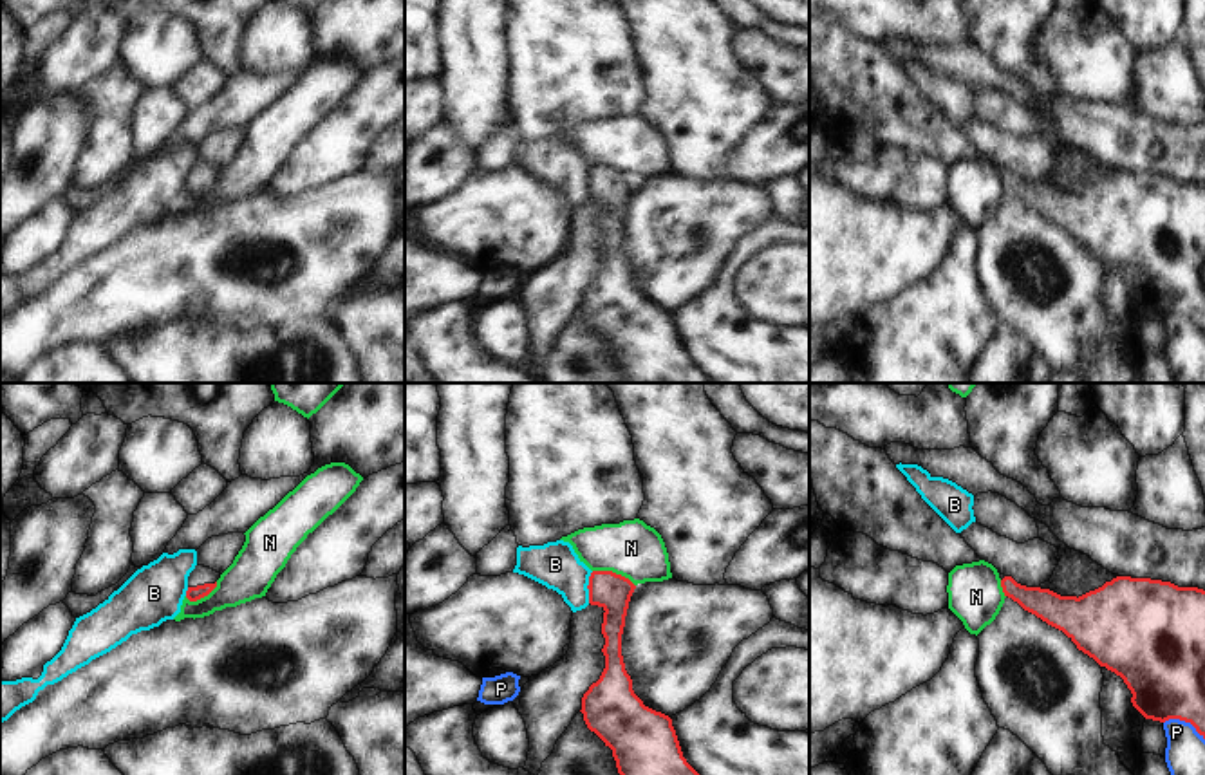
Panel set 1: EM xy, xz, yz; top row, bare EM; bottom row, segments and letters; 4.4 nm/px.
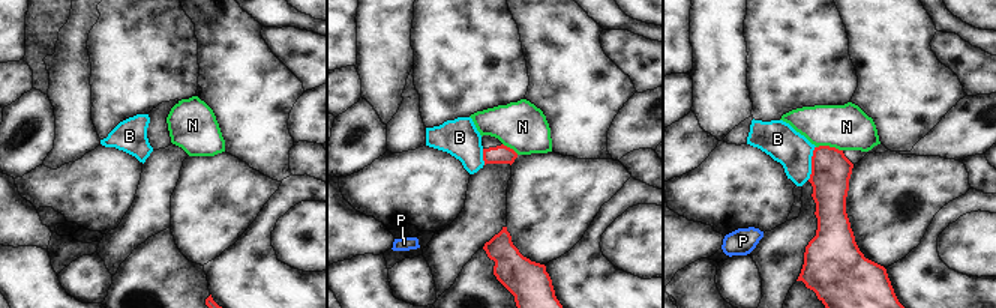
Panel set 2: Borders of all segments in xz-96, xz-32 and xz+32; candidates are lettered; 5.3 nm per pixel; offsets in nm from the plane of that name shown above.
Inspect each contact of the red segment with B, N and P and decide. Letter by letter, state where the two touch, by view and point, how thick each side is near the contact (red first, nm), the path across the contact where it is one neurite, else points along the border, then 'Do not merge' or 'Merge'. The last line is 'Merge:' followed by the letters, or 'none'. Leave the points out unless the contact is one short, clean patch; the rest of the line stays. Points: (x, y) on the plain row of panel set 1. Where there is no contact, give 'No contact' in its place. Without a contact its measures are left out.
B: Touches red at xz (588, 183). Thickness 160 nm (red) against 200 nm. Boundary: xz (593, 167), (588, 177), (588, 197). Do not merge
N: Touches red at xz (615, 168). Thickness 160 nm (red) against 260 nm. Boundary: xz (593, 165), (611, 165), (624, 170), (635, 181). Do not merge
P: Touches red at yz (1186, 317). Thickness 360 nm (red) against 180 nm. Do not merge
Merge: none.

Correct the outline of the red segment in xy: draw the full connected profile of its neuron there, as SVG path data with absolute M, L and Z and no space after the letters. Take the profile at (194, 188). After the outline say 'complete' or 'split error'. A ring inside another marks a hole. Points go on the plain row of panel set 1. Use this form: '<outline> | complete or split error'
M195 161L195 164L188 172L186 193L190 197L197 197L208 191L217 182L219 173L220 173L220 168L204 161Z | split error

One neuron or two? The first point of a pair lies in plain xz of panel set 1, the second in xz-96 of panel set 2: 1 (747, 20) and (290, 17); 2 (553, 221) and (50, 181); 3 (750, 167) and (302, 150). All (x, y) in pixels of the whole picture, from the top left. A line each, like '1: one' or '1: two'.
1: one
2: one
3: two

